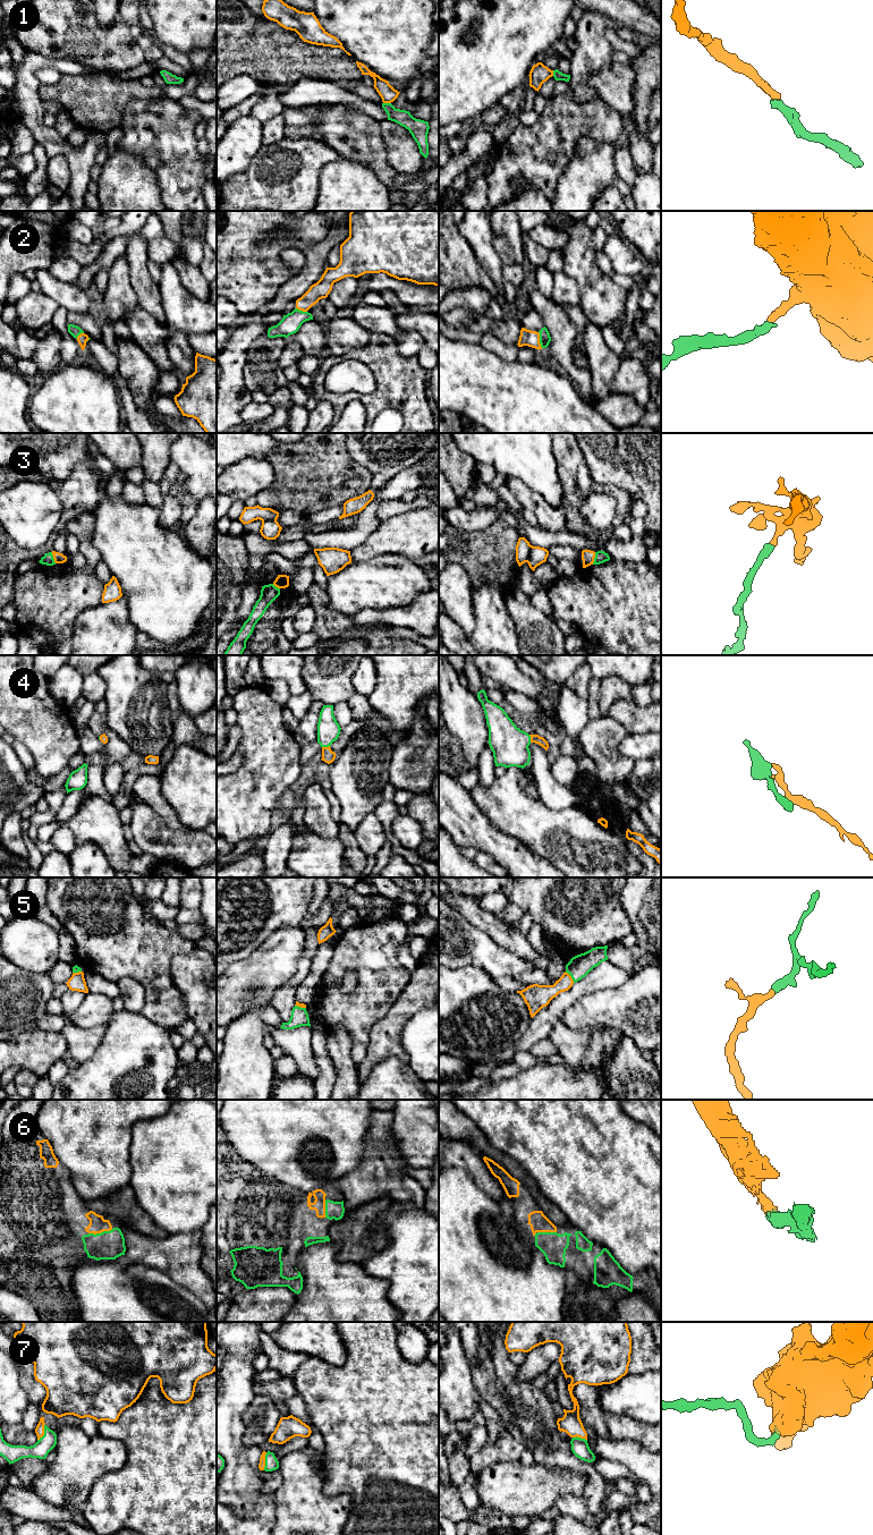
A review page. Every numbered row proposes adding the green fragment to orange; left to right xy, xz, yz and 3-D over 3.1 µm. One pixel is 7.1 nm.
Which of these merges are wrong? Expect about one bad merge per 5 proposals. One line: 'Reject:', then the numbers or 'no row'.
Reject: no row

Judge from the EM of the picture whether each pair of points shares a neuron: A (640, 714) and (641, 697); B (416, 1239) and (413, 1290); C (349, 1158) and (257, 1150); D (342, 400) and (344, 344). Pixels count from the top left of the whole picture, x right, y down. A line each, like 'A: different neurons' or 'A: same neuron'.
A: different neurons
B: same neuron
C: same neuron
D: different neurons

